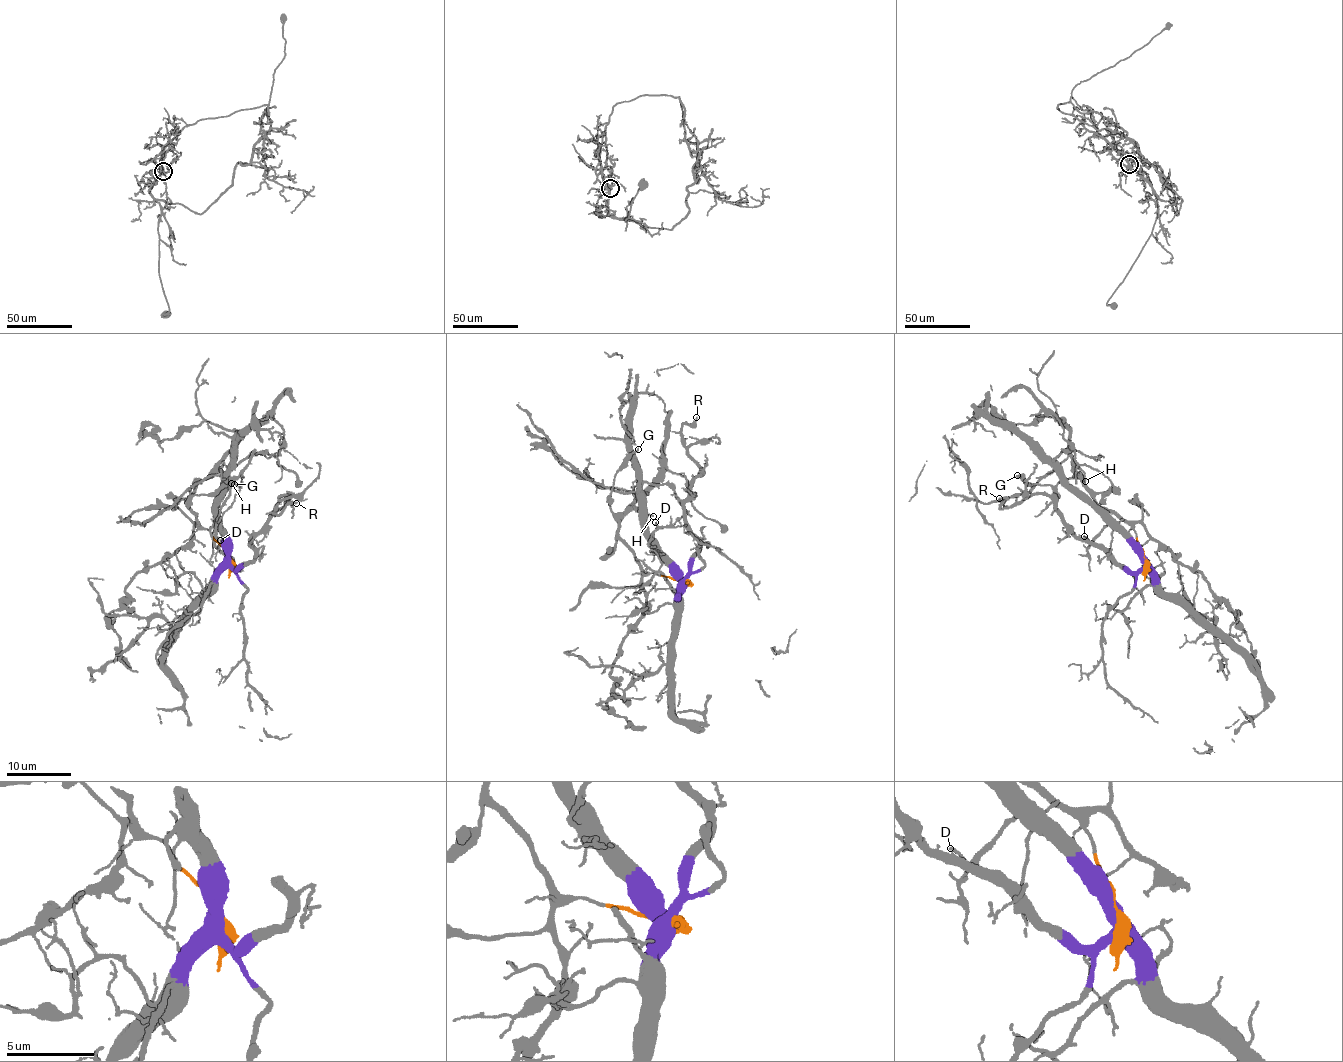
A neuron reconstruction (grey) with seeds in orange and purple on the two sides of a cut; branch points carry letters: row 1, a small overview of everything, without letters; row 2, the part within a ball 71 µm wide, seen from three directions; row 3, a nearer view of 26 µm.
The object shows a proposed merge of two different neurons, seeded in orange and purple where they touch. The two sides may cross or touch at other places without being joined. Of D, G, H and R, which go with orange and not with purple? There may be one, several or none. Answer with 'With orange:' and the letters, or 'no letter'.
With orange: G, H

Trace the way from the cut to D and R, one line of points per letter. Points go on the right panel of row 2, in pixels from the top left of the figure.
D: (1146, 562), (1129, 539), (1110, 525), (1102, 528), (1090, 541), (1083, 535)
R: (1146, 562), (1124, 571), (1082, 542), (1049, 497), (1035, 493), (1001, 509), (1005, 499), (998, 498)

